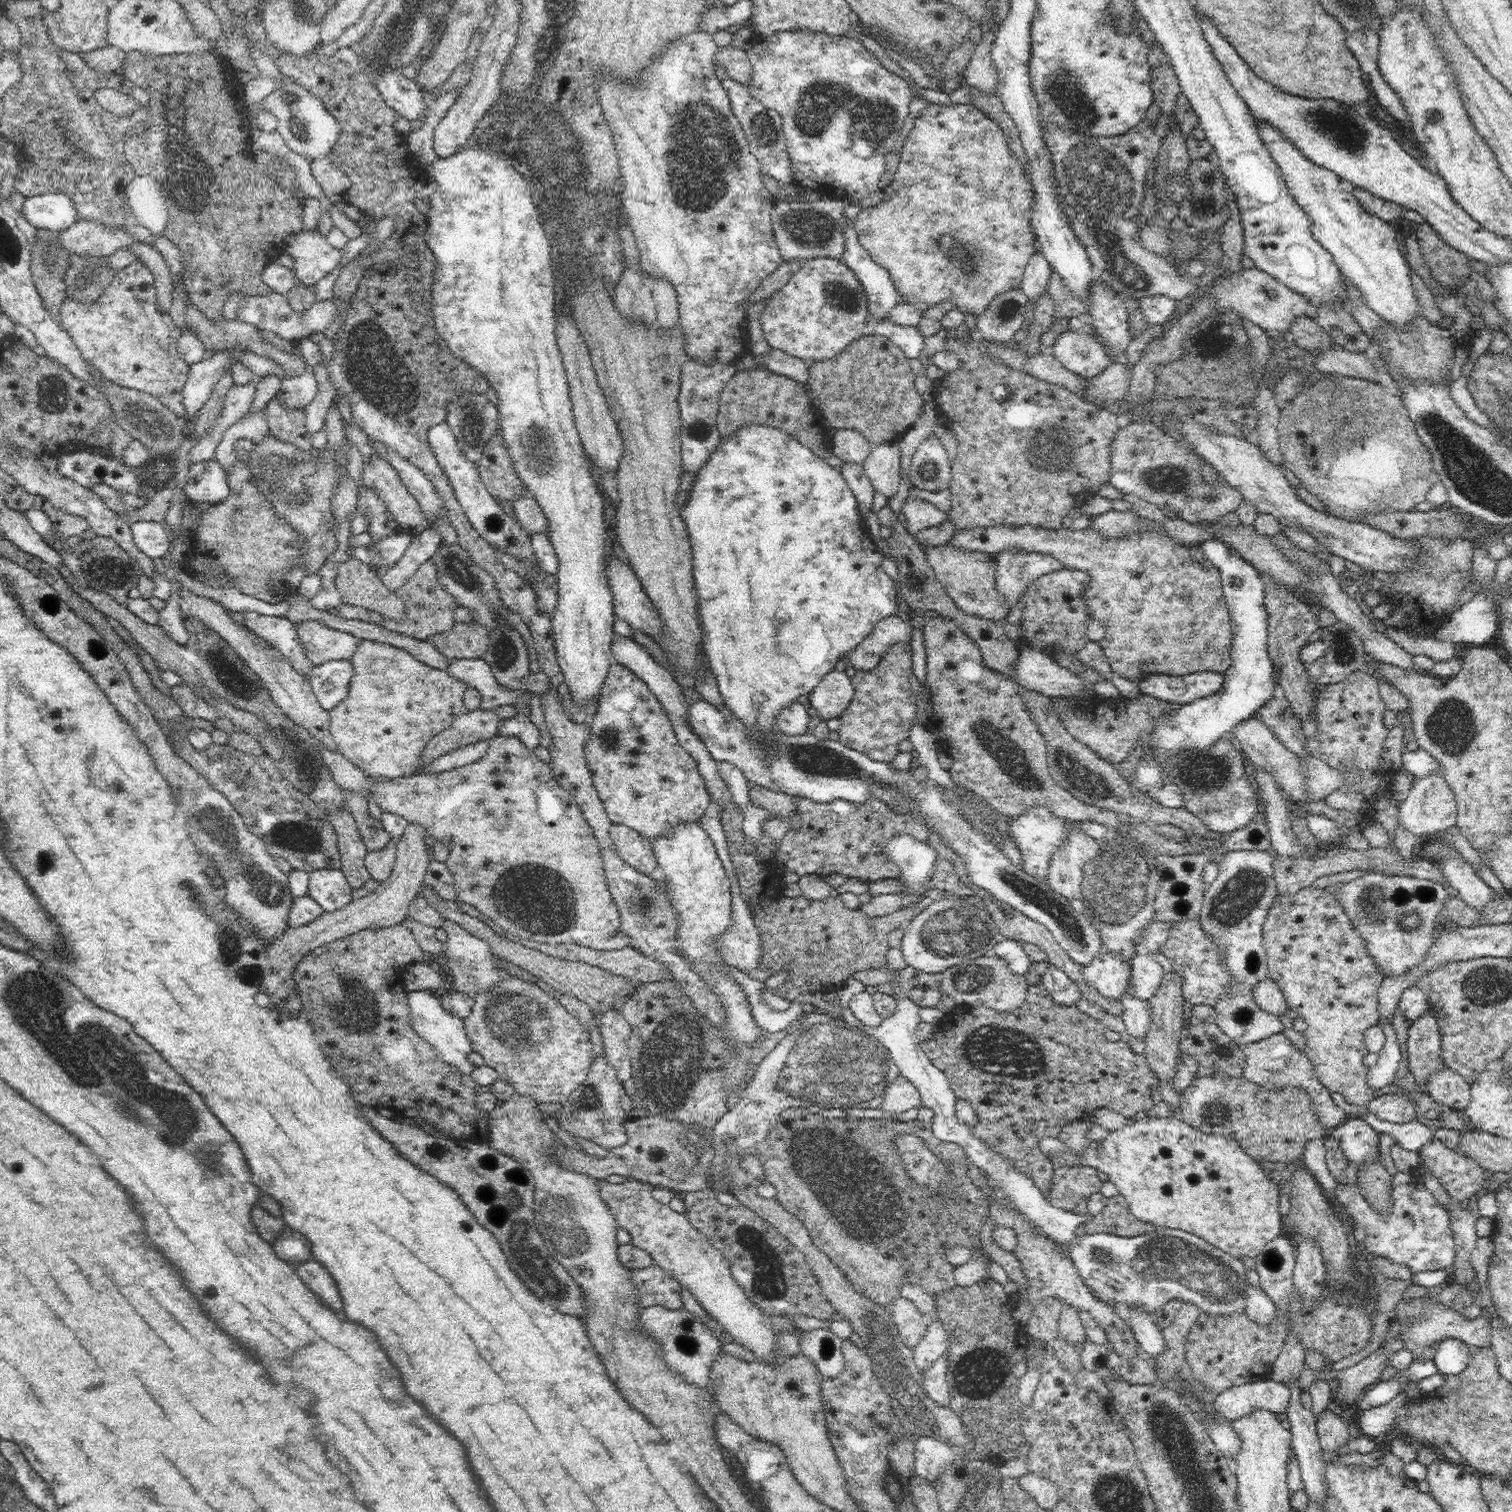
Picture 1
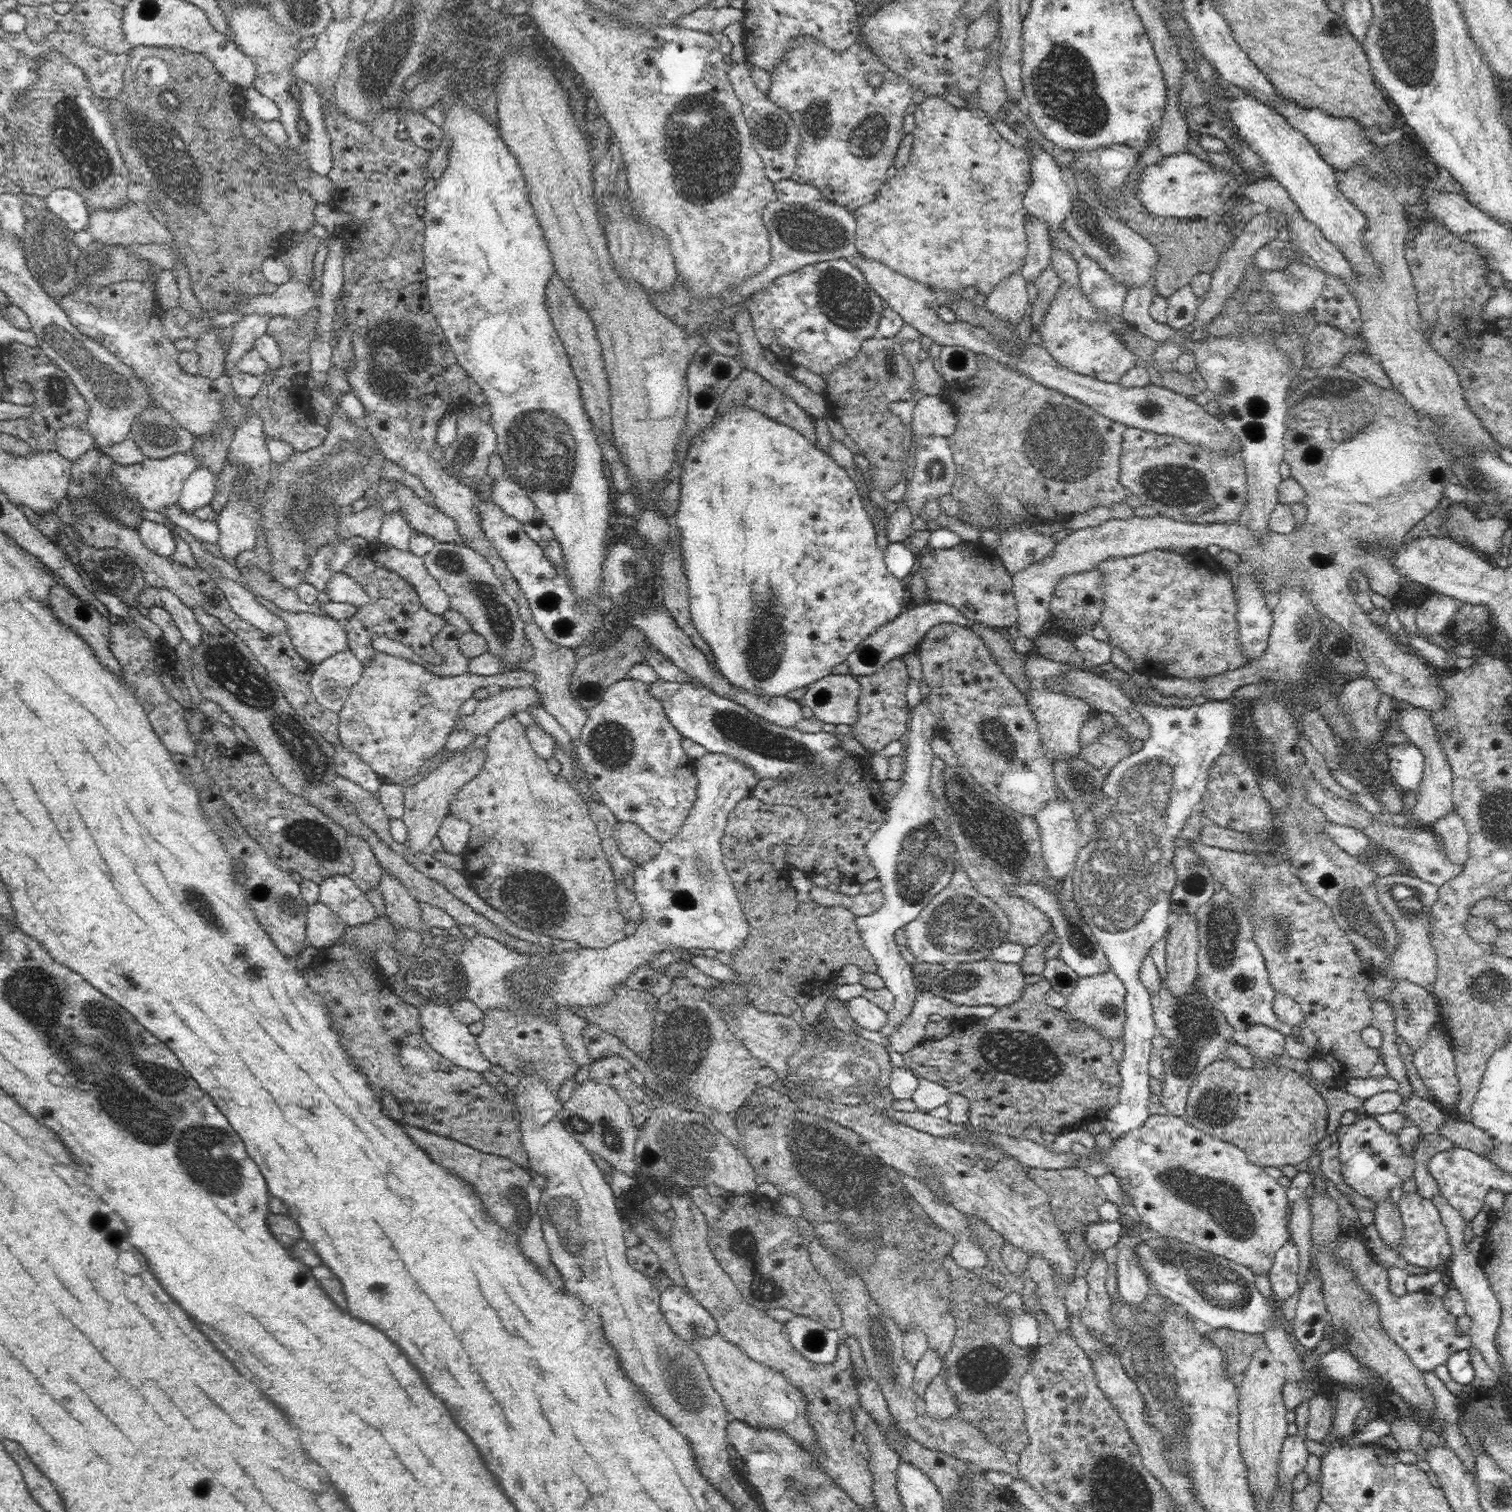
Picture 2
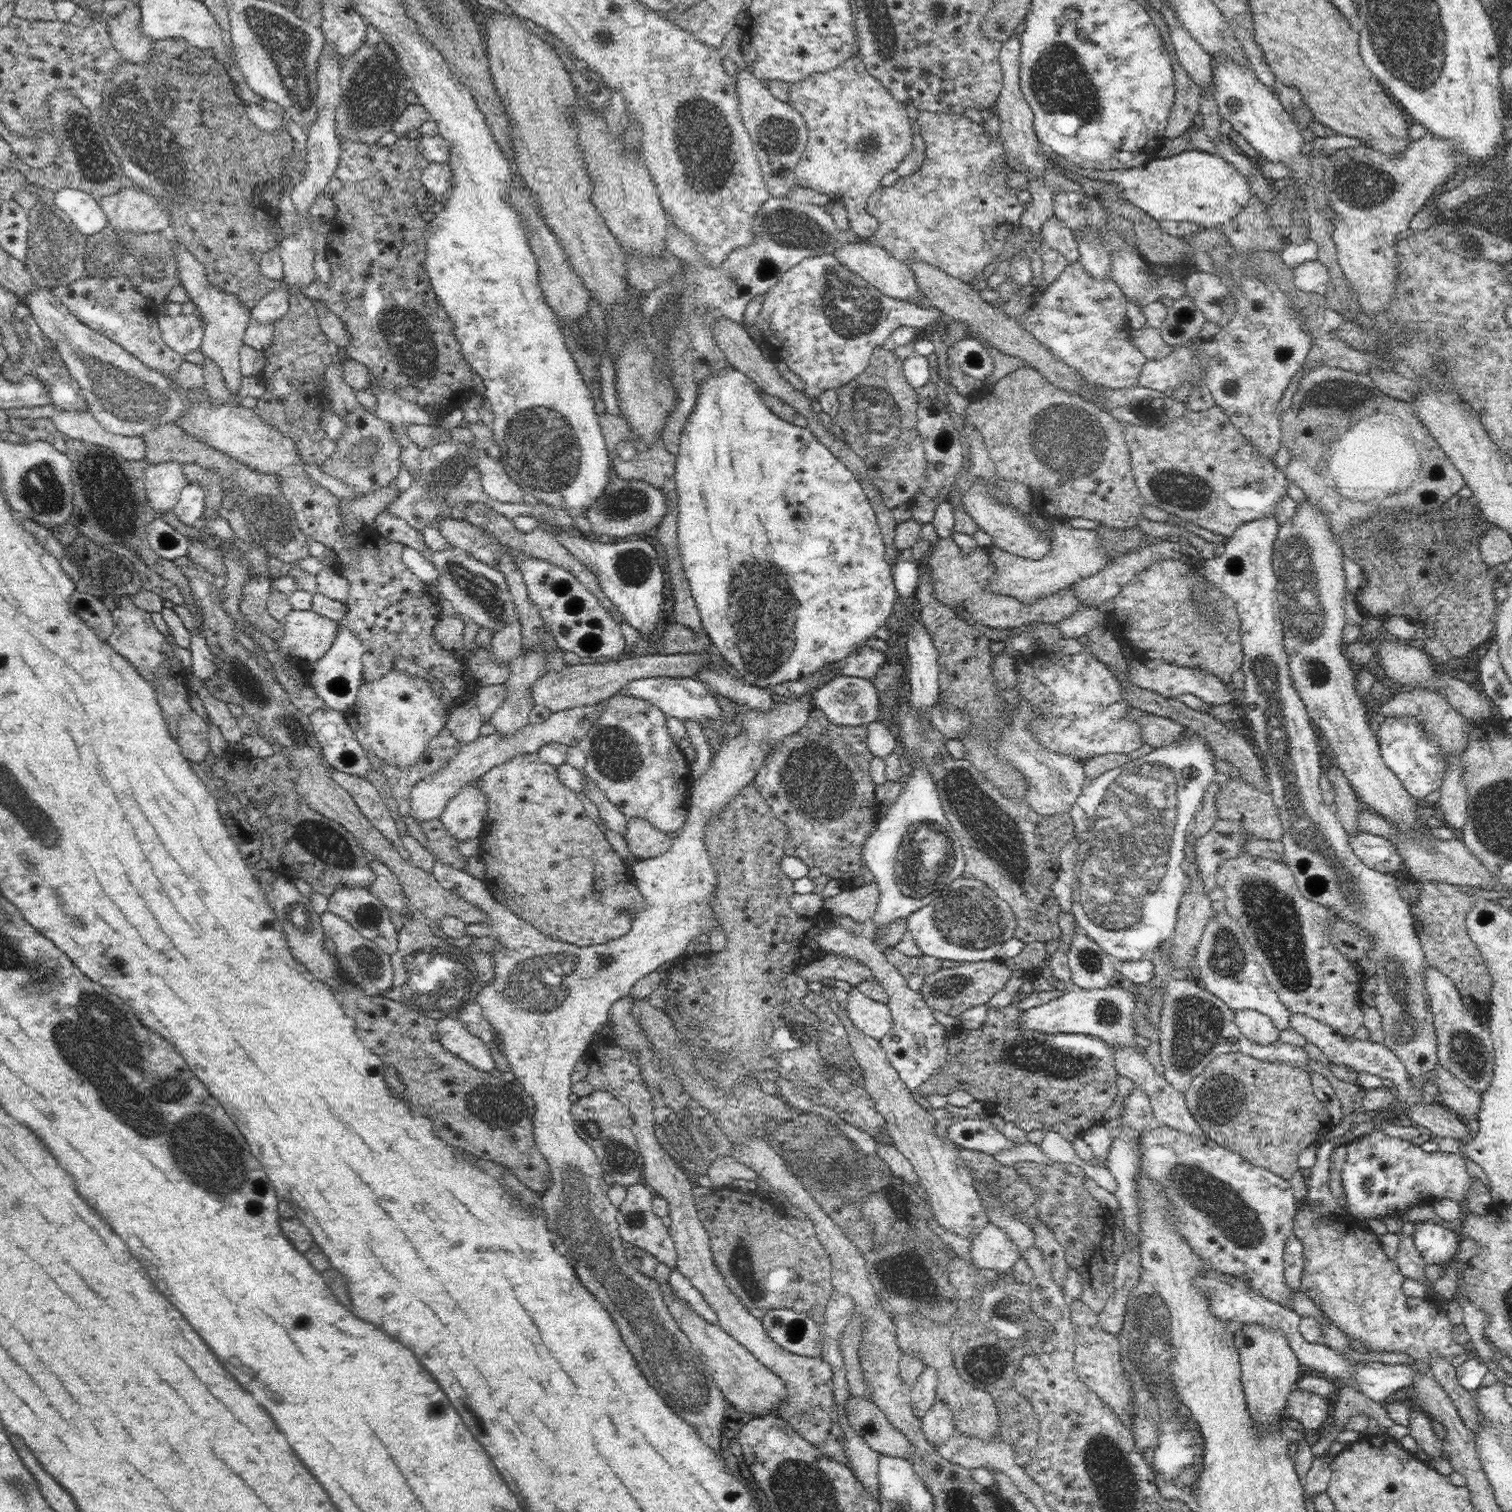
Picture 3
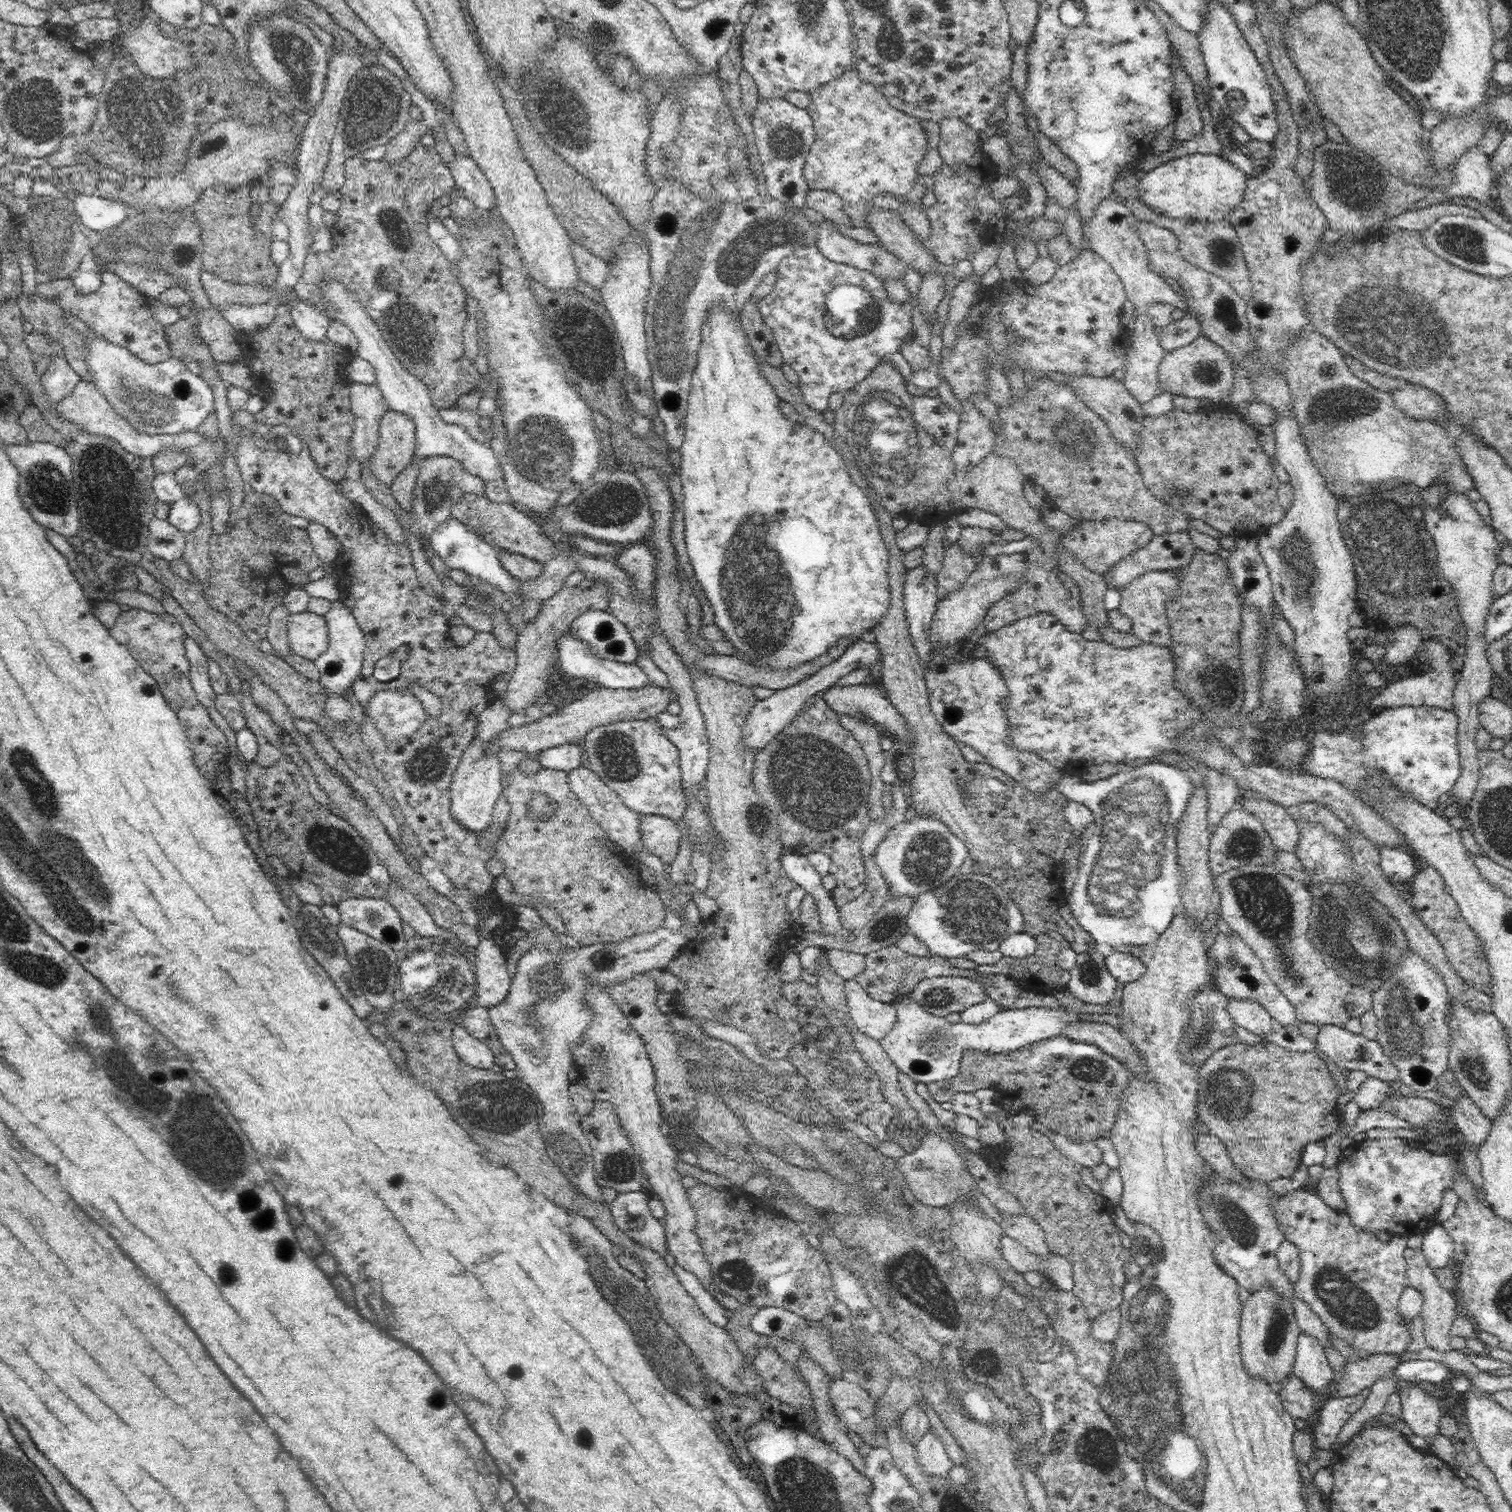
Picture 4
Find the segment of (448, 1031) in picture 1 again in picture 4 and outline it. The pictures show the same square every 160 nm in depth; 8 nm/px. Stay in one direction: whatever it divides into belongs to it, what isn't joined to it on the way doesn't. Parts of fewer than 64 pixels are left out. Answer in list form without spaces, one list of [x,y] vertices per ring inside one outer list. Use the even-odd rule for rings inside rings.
[[[463,1025],[453,1028],[453,1045],[457,1055],[470,1066],[490,1069],[495,1064],[494,1055],[488,1045],[473,1037]]]

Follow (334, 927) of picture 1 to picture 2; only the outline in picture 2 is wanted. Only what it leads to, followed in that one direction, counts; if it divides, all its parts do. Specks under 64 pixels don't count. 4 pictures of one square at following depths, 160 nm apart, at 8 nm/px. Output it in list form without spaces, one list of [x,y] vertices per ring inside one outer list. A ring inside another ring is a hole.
[[[486,748],[480,751],[478,749],[465,750],[464,753],[455,754],[450,759],[440,762],[435,769],[432,768],[422,780],[404,789],[405,801],[401,819],[406,825],[408,836],[403,845],[410,852],[432,852],[430,842],[436,838],[442,821],[449,814],[452,797],[459,788],[462,788],[462,785],[470,782],[470,779],[480,772],[484,766],[486,755],[488,755]]]

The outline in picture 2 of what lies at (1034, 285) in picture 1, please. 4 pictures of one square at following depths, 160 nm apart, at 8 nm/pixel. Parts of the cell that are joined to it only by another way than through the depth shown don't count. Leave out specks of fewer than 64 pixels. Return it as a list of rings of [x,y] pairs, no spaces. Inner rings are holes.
[[[1027,215],[1025,231],[1028,241],[1028,254],[1020,266],[1020,274],[1026,281],[1036,281],[1046,266],[1051,264],[1051,242],[1049,228],[1043,220]]]

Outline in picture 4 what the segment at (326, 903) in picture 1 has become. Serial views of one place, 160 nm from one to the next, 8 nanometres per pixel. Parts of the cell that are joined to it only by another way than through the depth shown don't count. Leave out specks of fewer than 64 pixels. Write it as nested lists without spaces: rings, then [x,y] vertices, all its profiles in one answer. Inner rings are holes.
[[[347,898],[341,900],[336,907],[339,912],[339,920],[342,923],[390,946],[399,957],[404,956],[403,949],[406,947],[409,938],[406,938],[402,931],[403,920],[400,918],[399,912],[391,906],[387,898]]]

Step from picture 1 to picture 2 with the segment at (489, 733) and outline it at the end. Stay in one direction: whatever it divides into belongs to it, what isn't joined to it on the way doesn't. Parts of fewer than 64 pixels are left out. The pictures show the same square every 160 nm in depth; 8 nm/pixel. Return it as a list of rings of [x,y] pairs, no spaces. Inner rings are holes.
[[[534,686],[492,688],[487,698],[479,700],[478,706],[471,715],[455,719],[455,730],[465,728],[476,735],[488,735],[506,716],[538,704],[541,704],[541,698]]]

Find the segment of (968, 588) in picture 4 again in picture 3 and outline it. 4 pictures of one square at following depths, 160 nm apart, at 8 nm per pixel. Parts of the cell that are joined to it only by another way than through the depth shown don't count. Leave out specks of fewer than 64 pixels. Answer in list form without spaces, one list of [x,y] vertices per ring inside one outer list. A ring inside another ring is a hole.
[[[1059,523],[1053,526],[1052,534],[1051,550],[1040,560],[1014,557],[1000,547],[990,546],[989,564],[993,572],[989,580],[991,592],[1014,596],[1026,604],[1033,604],[1042,596],[1069,588],[1078,579],[1100,572],[1108,566],[1108,562],[1118,558],[1101,548],[1101,538],[1097,536],[1096,530],[1080,530],[1073,528],[1069,523]]]

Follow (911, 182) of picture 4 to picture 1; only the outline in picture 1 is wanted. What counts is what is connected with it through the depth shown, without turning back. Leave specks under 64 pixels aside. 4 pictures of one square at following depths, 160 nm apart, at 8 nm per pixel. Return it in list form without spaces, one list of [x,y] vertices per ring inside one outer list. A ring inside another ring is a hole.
[[[800,30],[778,31],[772,36],[764,38],[753,34],[750,41],[752,48],[745,52],[754,70],[752,70],[752,80],[747,84],[747,87],[754,98],[757,98],[766,108],[776,110],[782,117],[782,129],[784,129],[784,137],[786,137],[794,183],[816,191],[820,196],[830,196],[831,198],[847,201],[850,204],[860,204],[866,195],[878,189],[878,181],[882,178],[886,168],[886,154],[894,151],[894,145],[905,124],[906,116],[909,114],[908,107],[913,95],[908,83],[894,72],[886,70],[880,60],[856,38],[852,39],[848,38],[848,36],[832,36],[826,33]]]

